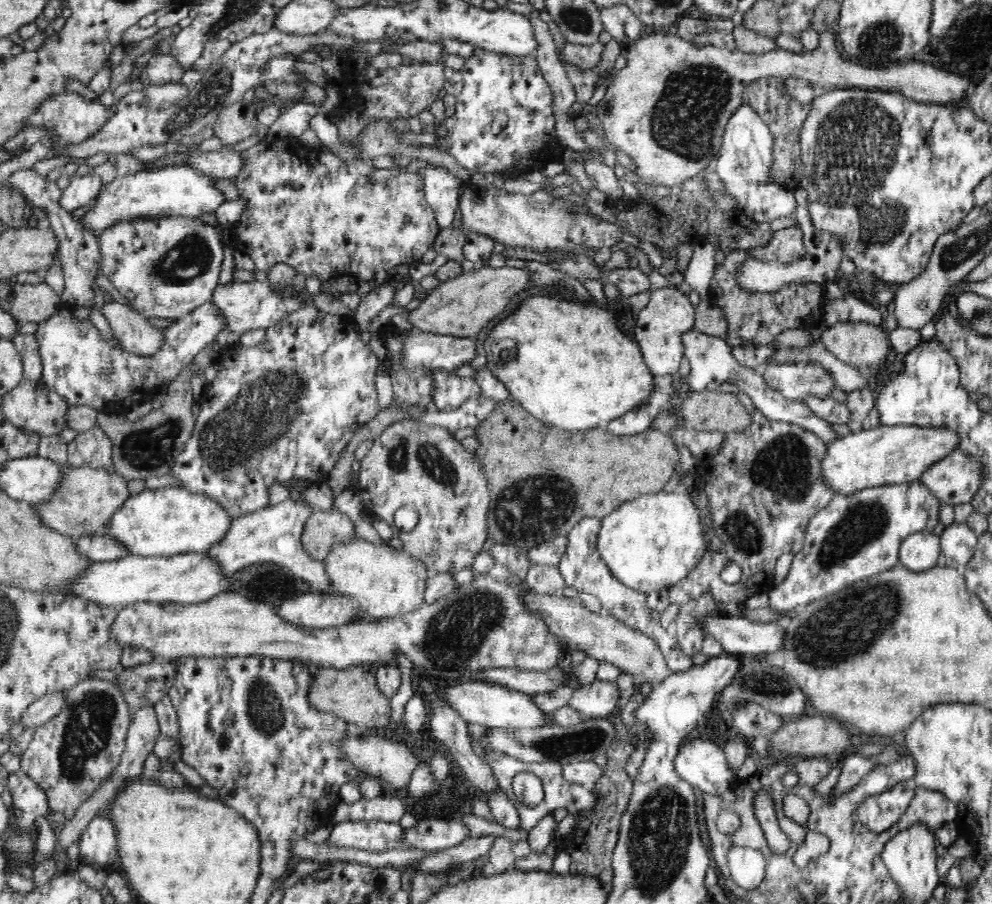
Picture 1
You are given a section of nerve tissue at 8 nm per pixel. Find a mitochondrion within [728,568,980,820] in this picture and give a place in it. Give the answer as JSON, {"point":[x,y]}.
{"point":[829,637]}

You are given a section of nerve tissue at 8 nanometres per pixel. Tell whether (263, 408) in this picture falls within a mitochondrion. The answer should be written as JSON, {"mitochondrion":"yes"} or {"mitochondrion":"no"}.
{"mitochondrion":"yes"}

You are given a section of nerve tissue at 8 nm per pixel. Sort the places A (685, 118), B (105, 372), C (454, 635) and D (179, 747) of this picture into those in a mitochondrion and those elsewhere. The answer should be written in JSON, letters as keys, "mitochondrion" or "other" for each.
{"A":"mitochondrion","B":"mitochondrion","C":"mitochondrion","D":"other"}

